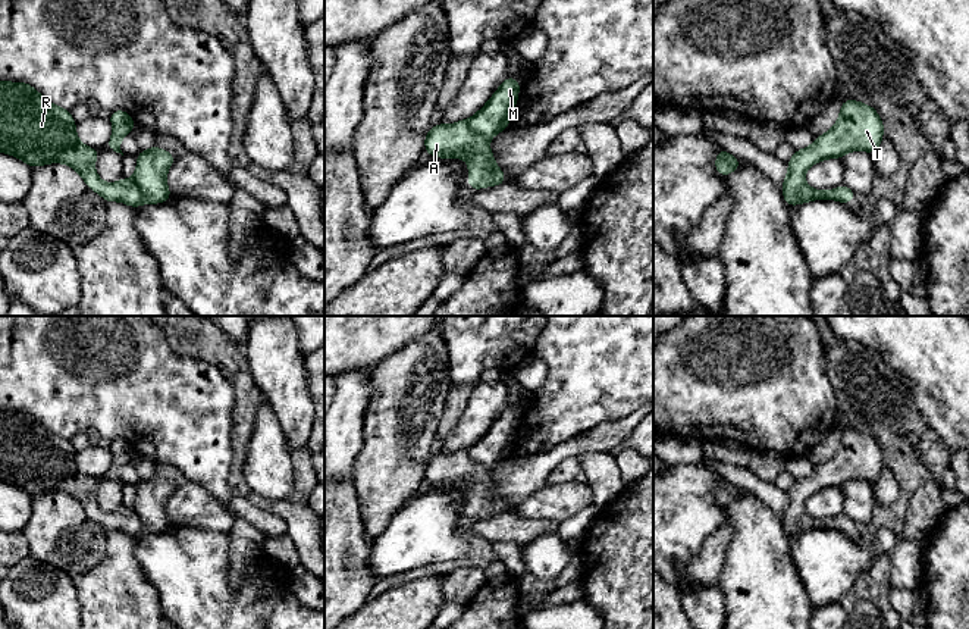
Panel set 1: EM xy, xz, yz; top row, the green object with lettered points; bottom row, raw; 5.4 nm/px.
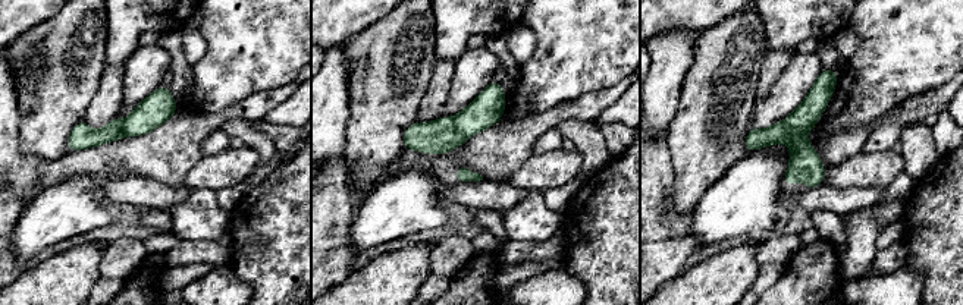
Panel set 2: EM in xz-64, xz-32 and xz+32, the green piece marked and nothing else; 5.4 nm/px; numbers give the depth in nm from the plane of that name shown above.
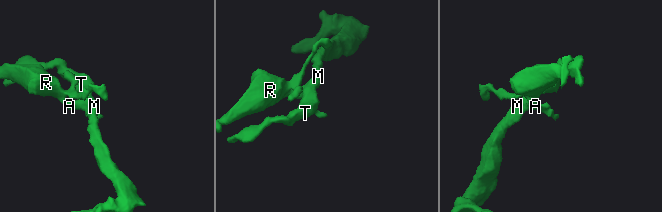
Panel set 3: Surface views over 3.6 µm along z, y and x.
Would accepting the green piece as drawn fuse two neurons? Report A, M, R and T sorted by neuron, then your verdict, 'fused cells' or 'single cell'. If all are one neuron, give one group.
groups A R / M T; fused cells

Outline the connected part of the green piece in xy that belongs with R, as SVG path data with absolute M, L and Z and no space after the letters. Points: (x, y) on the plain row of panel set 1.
M0 410L0 481L23 489L31 497L47 492L72 495L87 516L106 532L122 531L131 536L145 532L134 508L103 511L95 498L100 479L84 475L75 463L70 441L44 428L25 411Z

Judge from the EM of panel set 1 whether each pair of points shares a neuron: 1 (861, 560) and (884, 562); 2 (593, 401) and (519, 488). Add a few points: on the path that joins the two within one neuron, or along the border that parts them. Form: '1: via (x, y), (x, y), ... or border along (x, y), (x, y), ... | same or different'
1: border along (880, 554), (886, 554), (891, 563), (888, 585) | different
2: border along (586, 431), (557, 446), (521, 454) | different

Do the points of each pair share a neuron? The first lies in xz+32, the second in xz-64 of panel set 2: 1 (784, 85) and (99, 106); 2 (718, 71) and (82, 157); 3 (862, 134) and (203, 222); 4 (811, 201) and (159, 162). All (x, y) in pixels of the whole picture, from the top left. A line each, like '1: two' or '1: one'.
1: two
2: two
3: one
4: two

